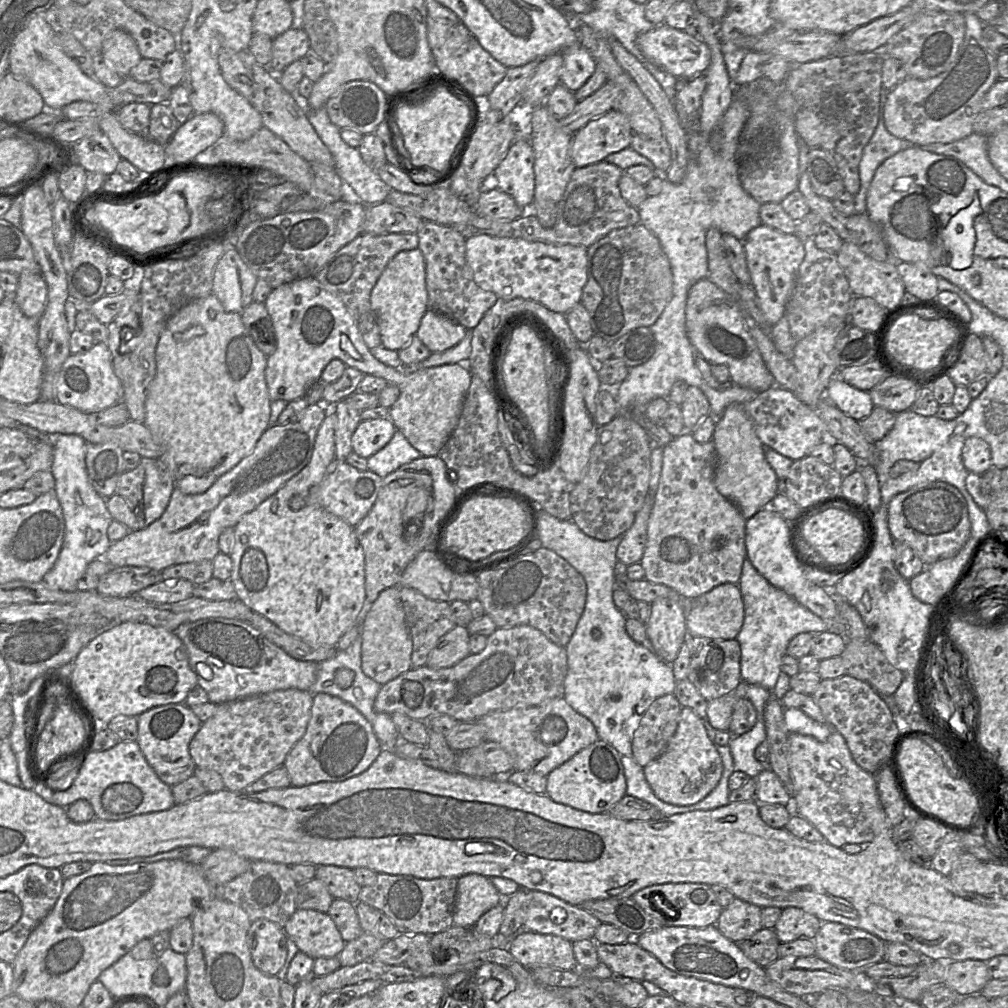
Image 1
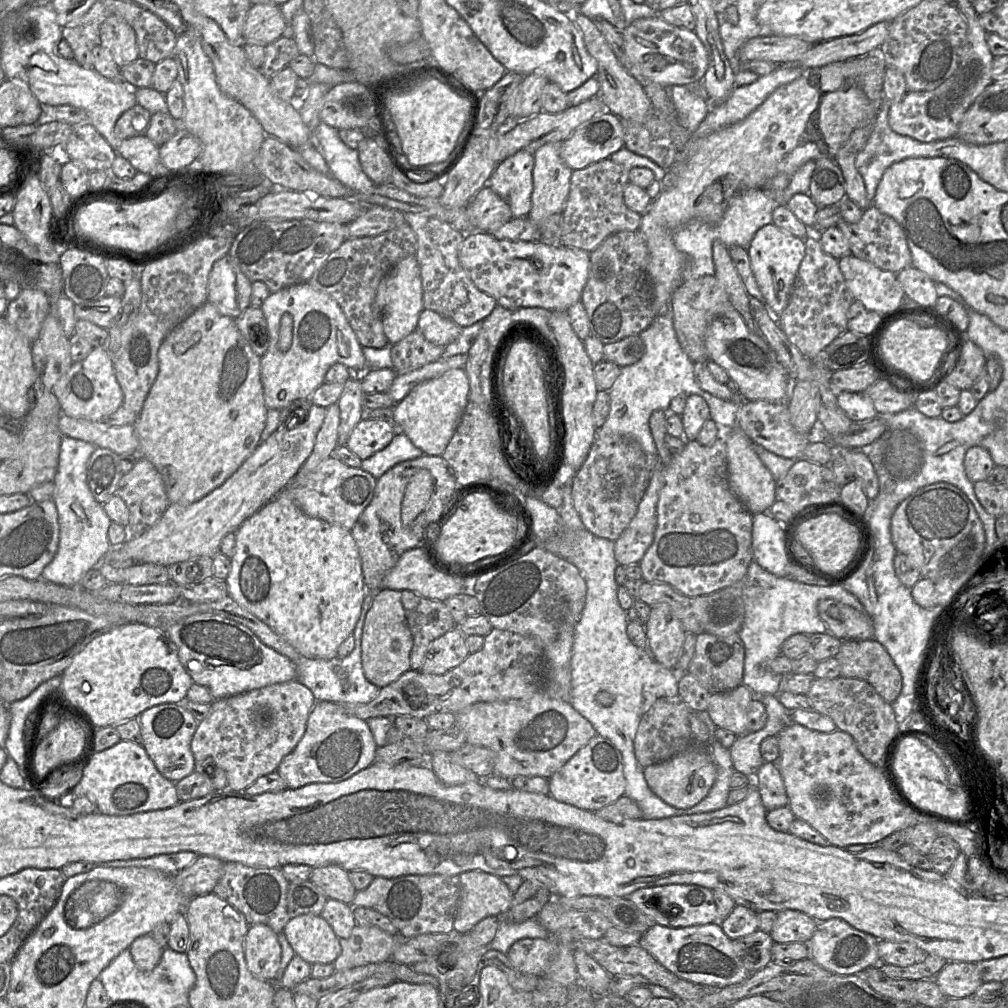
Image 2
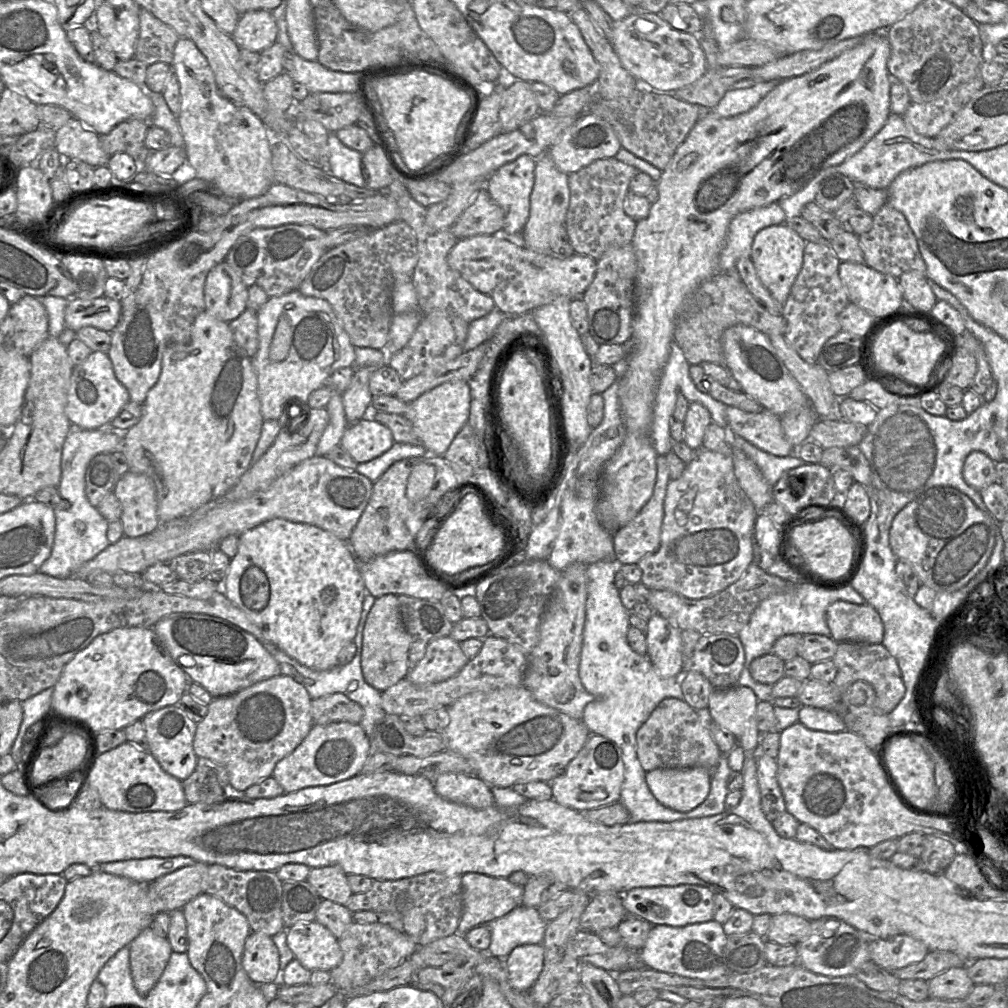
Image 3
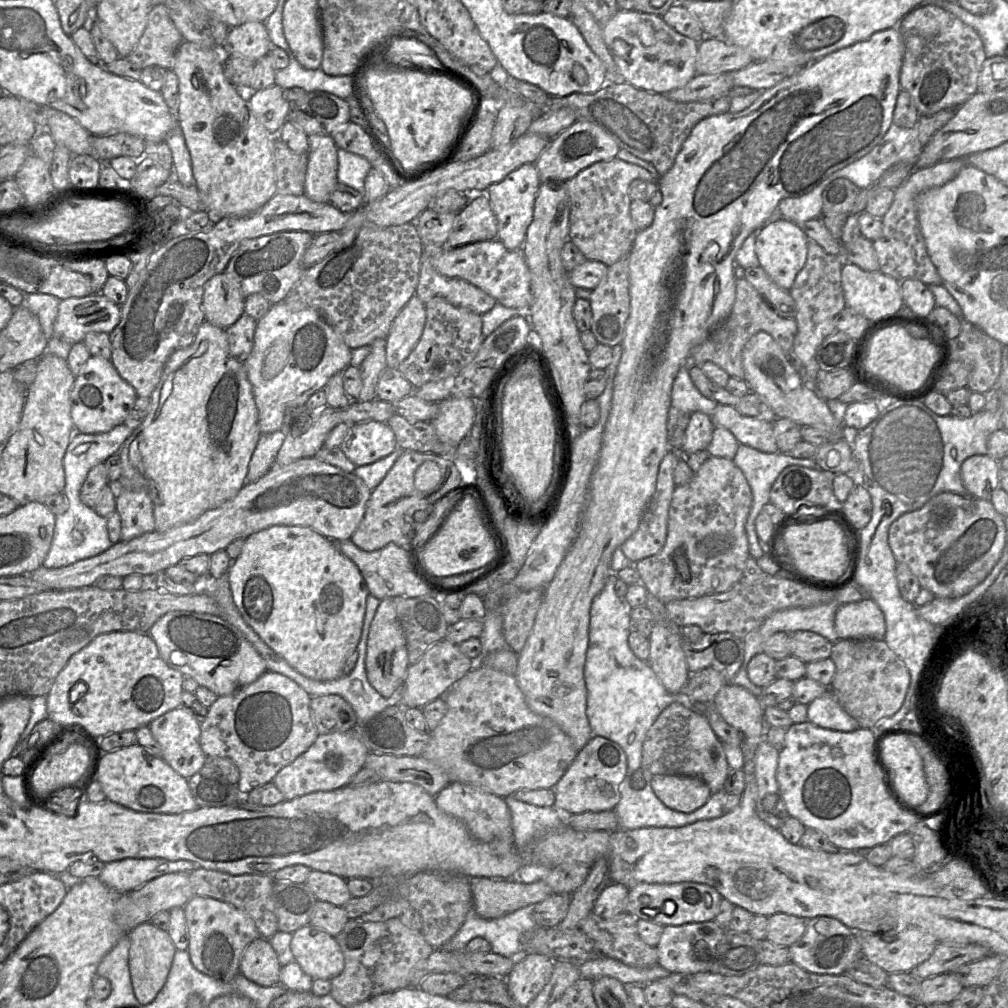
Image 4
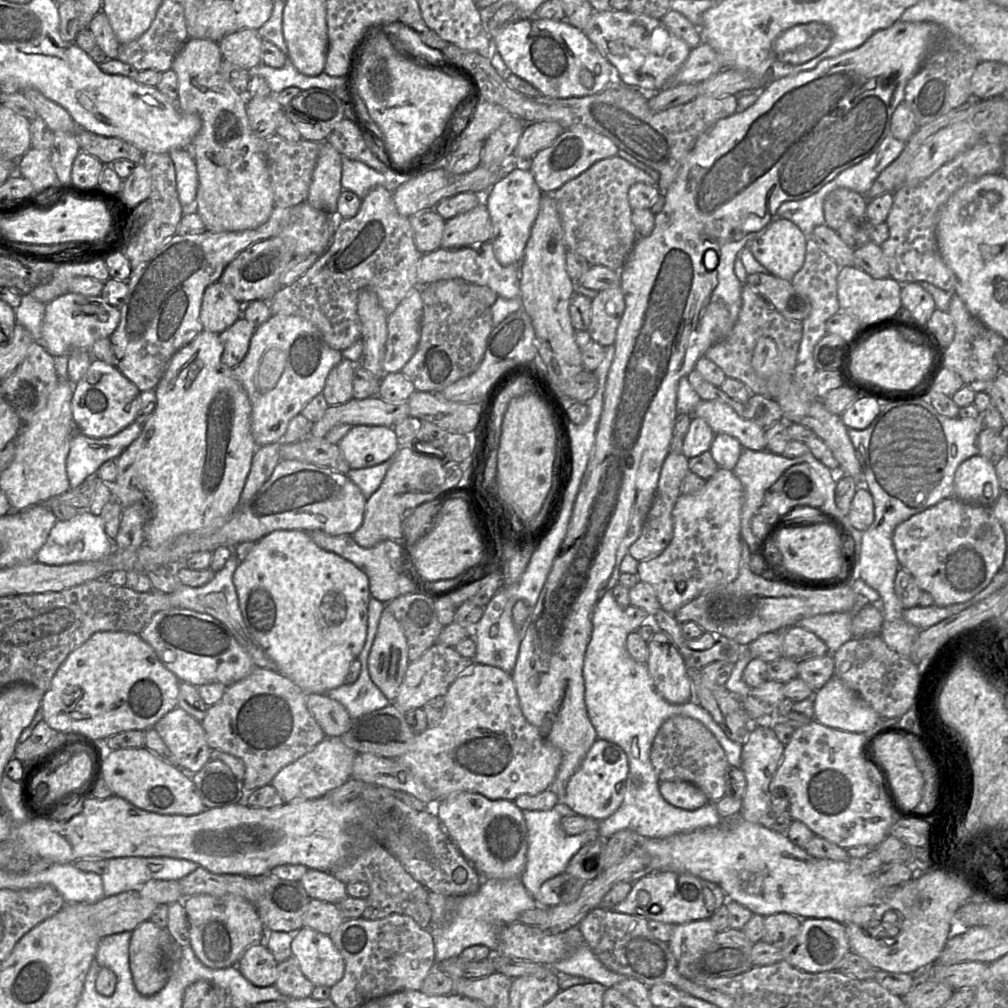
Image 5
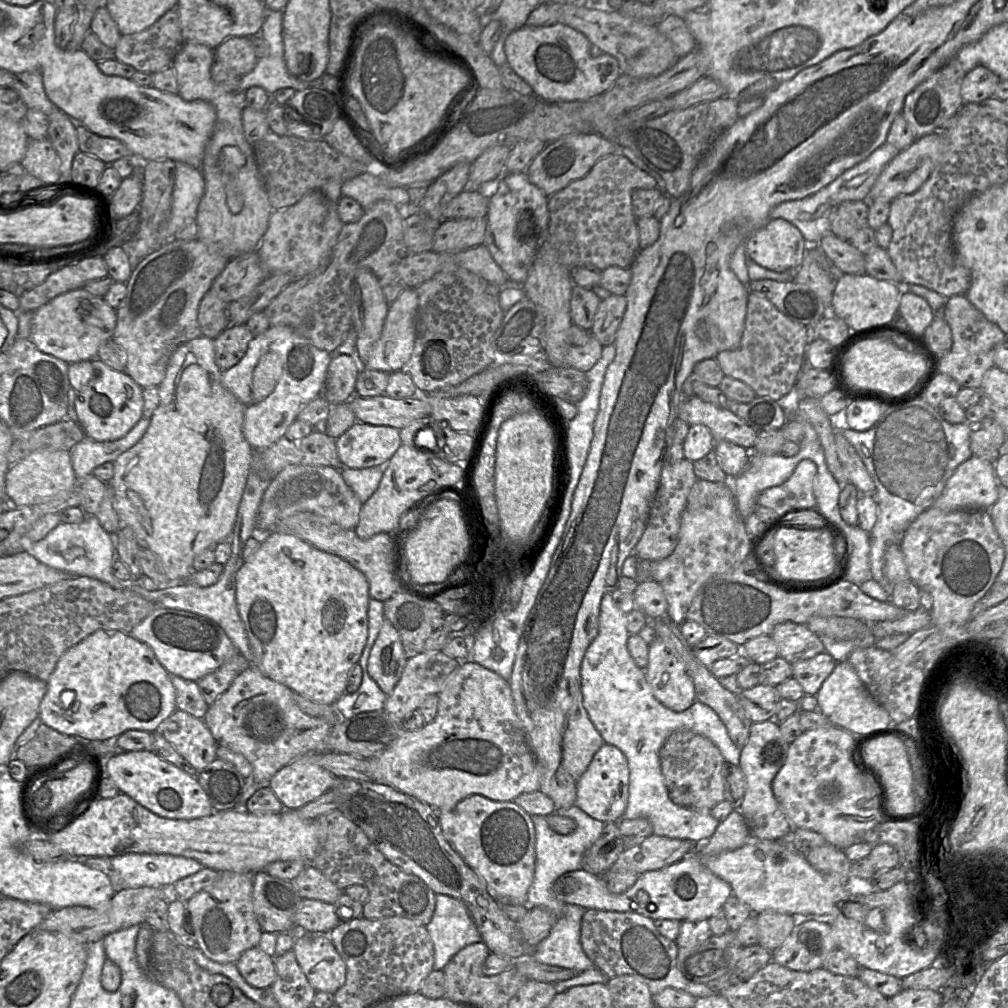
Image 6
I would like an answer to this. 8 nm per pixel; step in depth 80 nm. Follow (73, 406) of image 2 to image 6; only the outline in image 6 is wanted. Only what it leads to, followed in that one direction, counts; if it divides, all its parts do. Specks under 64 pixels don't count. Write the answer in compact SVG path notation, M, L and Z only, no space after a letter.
M99 359L92 360L93 377L76 393L74 407L85 436L97 442L121 439L143 418L143 388L125 372L115 371Z

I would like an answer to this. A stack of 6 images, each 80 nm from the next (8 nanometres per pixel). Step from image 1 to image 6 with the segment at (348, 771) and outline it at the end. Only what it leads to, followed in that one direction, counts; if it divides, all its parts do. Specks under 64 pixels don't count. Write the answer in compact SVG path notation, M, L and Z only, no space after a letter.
M302 755L282 767L267 783L284 809L297 810L331 790L336 777Z

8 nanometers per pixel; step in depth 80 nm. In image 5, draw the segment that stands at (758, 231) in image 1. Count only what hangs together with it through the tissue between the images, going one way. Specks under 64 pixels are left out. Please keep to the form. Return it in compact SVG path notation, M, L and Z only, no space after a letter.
M776 217L748 247L771 275L791 281L804 264L807 241L793 222Z

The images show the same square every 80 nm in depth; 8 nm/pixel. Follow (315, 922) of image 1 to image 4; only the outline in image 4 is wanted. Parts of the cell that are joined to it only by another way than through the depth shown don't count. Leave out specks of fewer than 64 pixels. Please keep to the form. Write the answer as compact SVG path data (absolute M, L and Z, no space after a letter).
M307 924L292 933L290 942L294 961L313 980L331 980L344 969L344 958L335 938Z

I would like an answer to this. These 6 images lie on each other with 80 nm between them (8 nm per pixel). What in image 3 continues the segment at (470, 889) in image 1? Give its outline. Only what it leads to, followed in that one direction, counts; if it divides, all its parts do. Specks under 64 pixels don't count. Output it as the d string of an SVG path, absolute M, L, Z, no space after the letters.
M466 873L461 876L463 911L457 934L465 936L471 929L486 925L501 918L522 905L523 886L511 883L507 878L495 878L479 873Z

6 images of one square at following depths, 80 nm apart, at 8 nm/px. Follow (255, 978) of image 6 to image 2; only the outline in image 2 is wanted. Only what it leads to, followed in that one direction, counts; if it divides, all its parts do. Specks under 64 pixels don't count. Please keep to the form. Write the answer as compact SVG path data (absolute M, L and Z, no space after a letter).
M264 924L249 927L244 940L244 956L248 970L256 978L275 982L281 955L277 933Z

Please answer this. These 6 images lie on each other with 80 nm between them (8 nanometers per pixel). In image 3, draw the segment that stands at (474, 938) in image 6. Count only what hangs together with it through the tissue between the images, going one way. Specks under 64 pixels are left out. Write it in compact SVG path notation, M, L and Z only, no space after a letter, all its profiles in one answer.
M519 906L505 916L486 924L491 931L489 955L505 960L511 951L520 945L542 944L548 923L544 921L536 908Z

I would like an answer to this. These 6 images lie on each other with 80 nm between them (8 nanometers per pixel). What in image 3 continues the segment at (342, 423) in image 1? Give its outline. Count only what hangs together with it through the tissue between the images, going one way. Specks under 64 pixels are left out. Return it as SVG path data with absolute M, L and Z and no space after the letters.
M355 368L349 387L341 393L348 424L353 424L365 415L373 396L369 390L369 379L374 368Z

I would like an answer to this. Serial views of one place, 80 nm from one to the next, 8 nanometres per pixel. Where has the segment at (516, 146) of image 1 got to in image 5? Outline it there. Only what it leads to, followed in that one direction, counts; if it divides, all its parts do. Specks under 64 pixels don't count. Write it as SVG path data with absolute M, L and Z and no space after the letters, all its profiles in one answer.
M526 164L515 168L506 177L493 185L486 201L493 227L490 242L497 260L502 265L518 265L521 262L531 228L539 213L542 195L541 189Z

